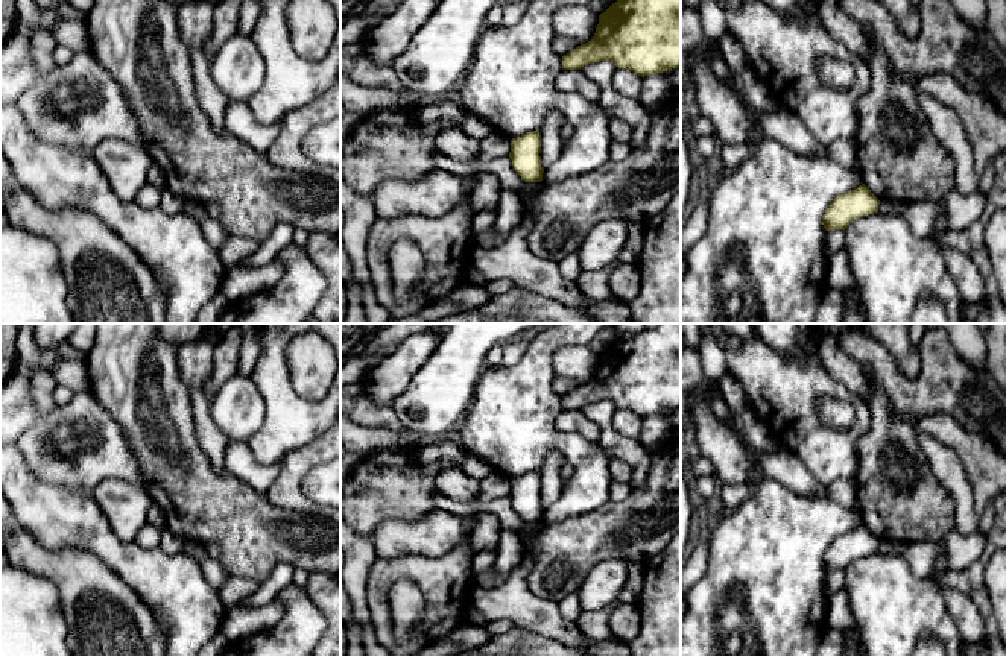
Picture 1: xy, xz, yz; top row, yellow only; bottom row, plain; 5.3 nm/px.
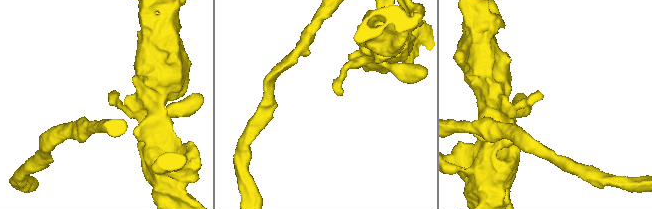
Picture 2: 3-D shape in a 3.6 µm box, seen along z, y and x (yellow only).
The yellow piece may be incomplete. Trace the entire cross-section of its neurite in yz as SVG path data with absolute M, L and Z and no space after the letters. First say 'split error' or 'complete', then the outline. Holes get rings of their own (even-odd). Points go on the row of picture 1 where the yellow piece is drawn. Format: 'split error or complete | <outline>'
complete | M862 184L856 190L837 196L830 203L822 216L822 225L825 231L845 231L853 220L877 213L878 205L880 200Z

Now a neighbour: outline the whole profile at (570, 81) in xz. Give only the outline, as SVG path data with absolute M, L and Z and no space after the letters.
M562 70L556 77L555 87L564 93L576 93L590 102L599 102L602 88L588 79L581 70Z

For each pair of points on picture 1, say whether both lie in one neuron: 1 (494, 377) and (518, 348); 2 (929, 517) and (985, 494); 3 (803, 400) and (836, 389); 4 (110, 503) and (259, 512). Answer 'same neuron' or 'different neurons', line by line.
1: different neurons
2: different neurons
3: same neuron
4: different neurons

